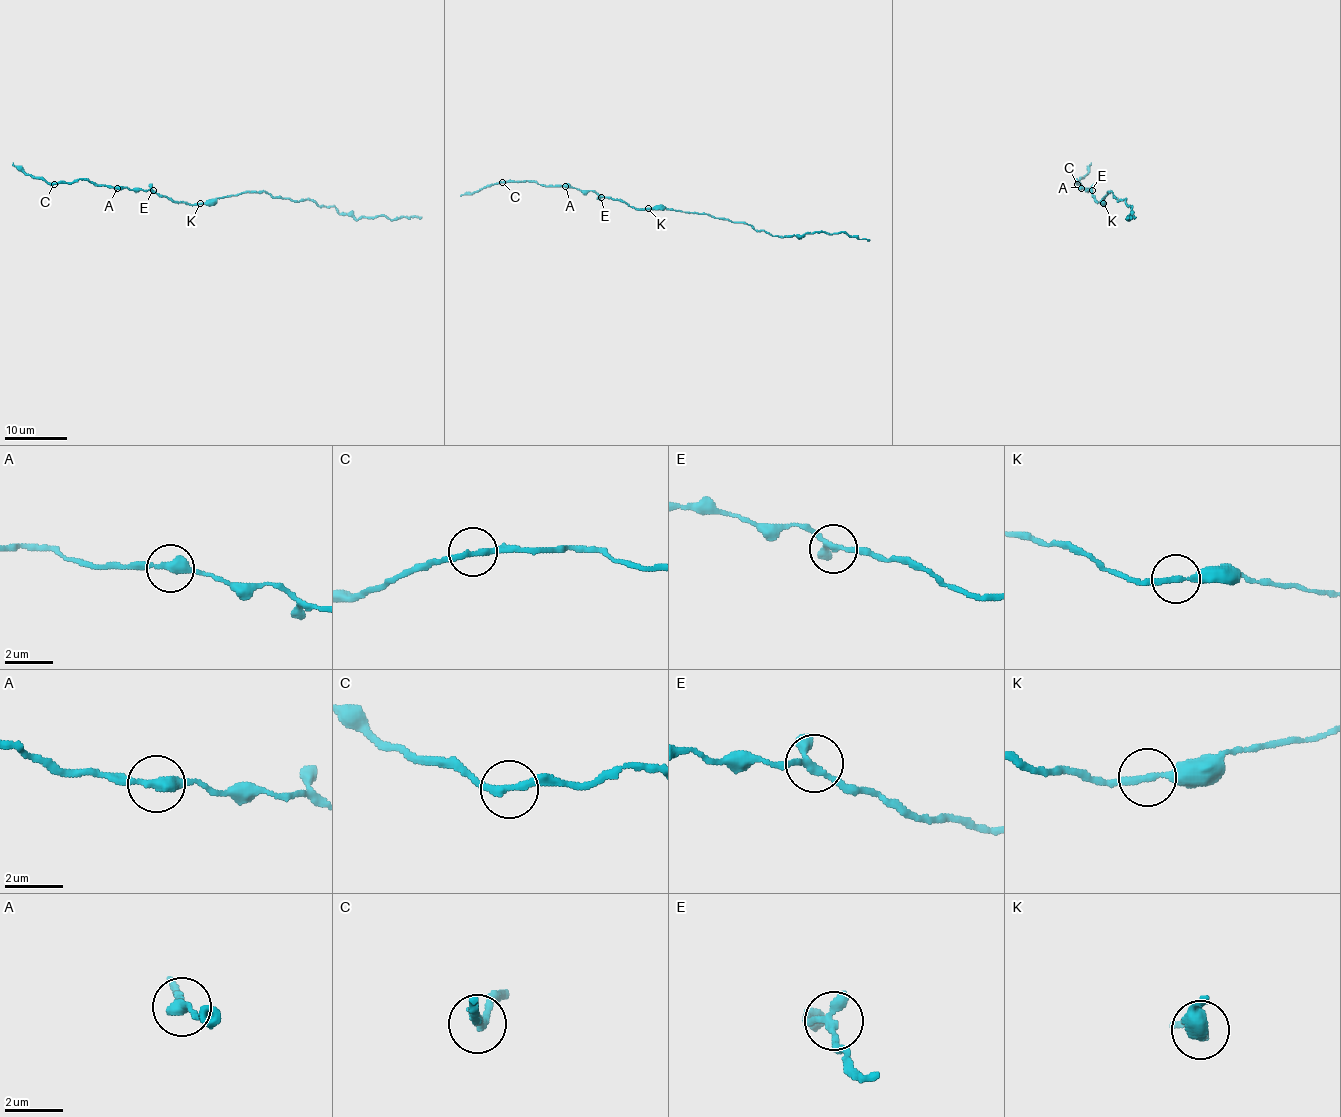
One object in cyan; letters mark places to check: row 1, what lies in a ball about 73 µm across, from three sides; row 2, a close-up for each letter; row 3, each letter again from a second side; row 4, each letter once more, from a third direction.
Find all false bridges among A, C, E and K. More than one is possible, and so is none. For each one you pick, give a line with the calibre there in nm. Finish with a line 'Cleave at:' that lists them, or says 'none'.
K: calibre 240 nm
Cleave at: K

